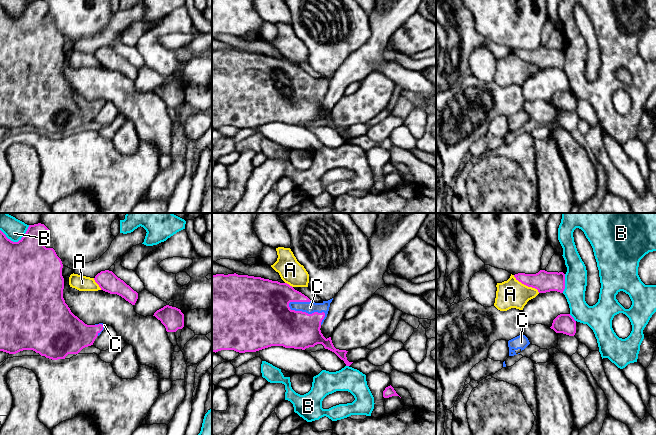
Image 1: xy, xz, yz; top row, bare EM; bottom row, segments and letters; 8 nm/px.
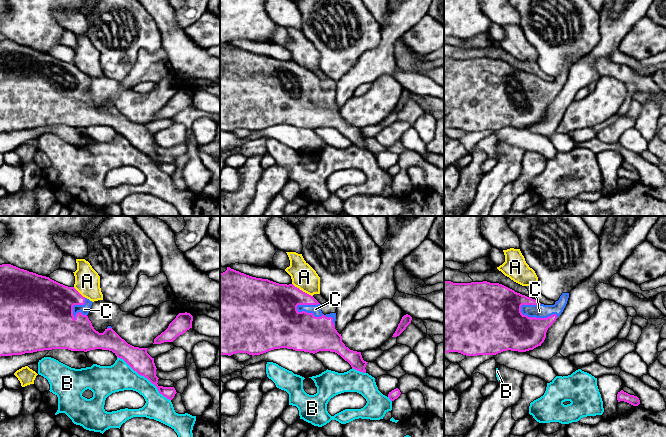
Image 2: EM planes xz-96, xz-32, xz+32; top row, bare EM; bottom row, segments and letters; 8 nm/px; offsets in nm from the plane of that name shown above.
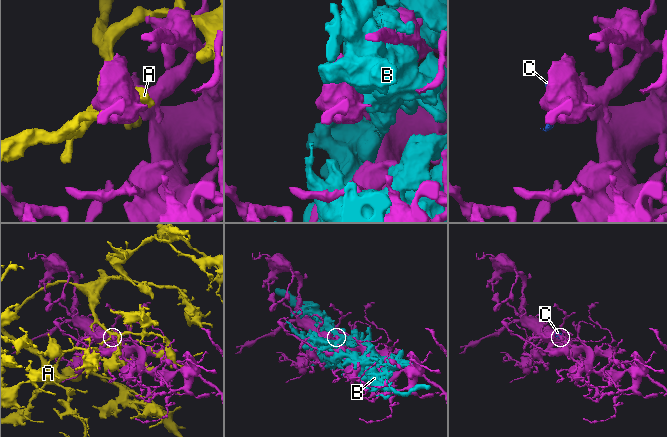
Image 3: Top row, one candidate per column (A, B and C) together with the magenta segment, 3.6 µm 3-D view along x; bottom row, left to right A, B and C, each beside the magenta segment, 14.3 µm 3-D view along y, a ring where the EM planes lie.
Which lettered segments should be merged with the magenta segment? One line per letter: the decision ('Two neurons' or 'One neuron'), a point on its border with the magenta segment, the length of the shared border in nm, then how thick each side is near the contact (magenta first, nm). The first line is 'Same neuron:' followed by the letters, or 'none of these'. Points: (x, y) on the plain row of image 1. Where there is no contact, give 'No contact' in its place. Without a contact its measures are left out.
Same neuron: C
A: Two neurons. Touches magenta at yz (526, 61). Shared border 260 nm. Thickness 170 nm (magenta) against 220 nm
B: Two neurons. Touches magenta at xy (16, 18). Shared border 240 nm. Thickness 460 nm (magenta) against 140 nm
C: One neuron. Touches magenta at xz (310, 90). Shared border 320 nm. Thickness 300 nm (magenta) against 100 nm

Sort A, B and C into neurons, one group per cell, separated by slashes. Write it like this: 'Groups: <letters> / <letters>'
Groups: A / B / C

